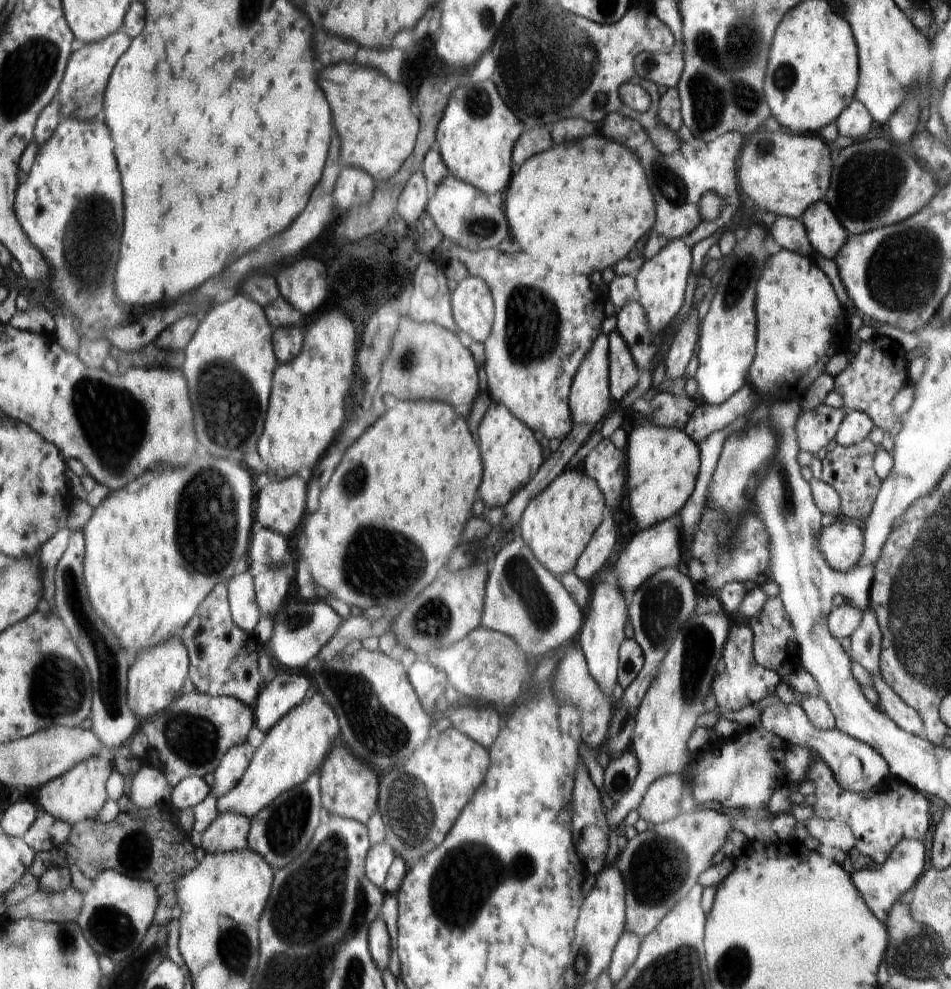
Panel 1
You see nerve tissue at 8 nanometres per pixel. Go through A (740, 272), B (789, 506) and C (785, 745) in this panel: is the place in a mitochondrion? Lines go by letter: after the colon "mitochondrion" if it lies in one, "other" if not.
A: mitochondrion
B: mitochondrion
C: other

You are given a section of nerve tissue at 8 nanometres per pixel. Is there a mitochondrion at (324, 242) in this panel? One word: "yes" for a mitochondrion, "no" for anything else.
no

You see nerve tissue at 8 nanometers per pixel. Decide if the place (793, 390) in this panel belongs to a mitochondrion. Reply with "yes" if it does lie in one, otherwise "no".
no

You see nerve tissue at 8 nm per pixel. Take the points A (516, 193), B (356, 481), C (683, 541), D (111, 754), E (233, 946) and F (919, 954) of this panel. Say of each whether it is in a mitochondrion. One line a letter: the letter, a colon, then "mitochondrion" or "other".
A: other
B: mitochondrion
C: other
D: other
E: mitochondrion
F: mitochondrion

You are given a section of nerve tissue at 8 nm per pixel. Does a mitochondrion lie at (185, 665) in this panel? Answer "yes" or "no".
no

